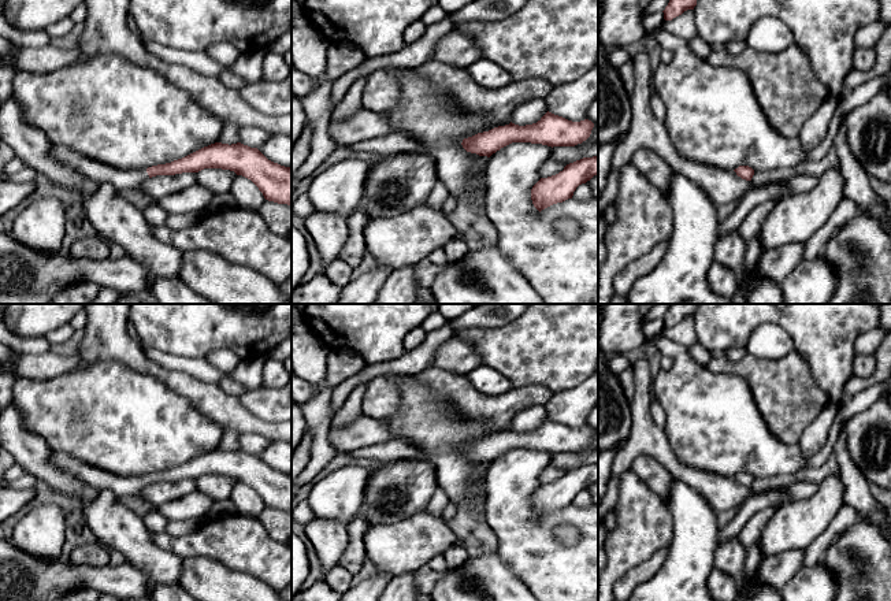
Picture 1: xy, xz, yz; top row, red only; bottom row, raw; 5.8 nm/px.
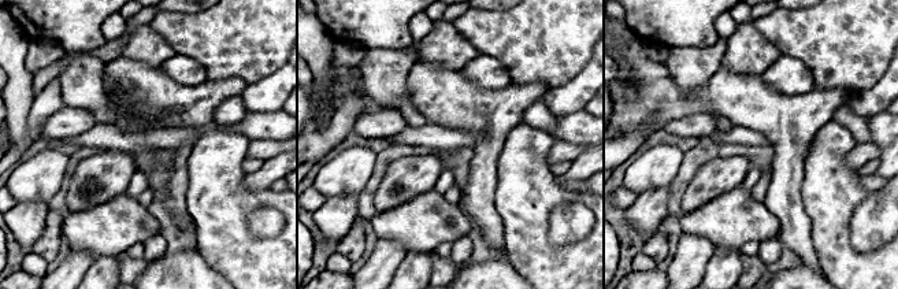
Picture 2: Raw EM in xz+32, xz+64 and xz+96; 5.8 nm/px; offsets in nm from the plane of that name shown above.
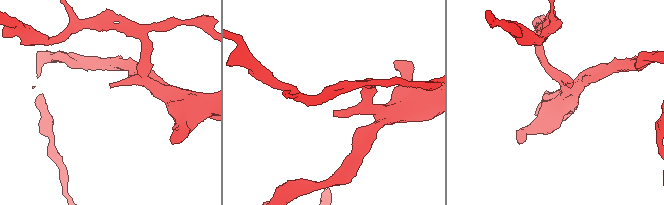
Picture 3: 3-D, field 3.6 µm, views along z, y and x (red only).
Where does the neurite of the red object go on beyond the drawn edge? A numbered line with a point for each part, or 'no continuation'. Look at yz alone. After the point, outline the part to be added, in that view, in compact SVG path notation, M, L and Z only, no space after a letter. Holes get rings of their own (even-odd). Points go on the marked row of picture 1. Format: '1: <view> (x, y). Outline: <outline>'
no continuation

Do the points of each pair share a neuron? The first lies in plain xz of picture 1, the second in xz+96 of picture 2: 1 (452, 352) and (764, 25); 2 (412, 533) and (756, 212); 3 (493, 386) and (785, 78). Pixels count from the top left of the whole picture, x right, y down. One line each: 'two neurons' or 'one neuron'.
1: two neurons
2: one neuron
3: one neuron

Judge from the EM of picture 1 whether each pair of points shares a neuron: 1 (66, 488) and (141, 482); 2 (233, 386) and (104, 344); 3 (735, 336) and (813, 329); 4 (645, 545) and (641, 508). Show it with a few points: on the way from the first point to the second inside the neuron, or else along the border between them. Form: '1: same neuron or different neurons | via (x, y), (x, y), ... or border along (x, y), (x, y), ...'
1: different neurons | border along (65, 471), (81, 478), (99, 492)
2: different neurons | border along (216, 384), (237, 397)
3: same neuron | via (754, 318), (794, 318)
4: same neuron | via (642, 535), (642, 518)

